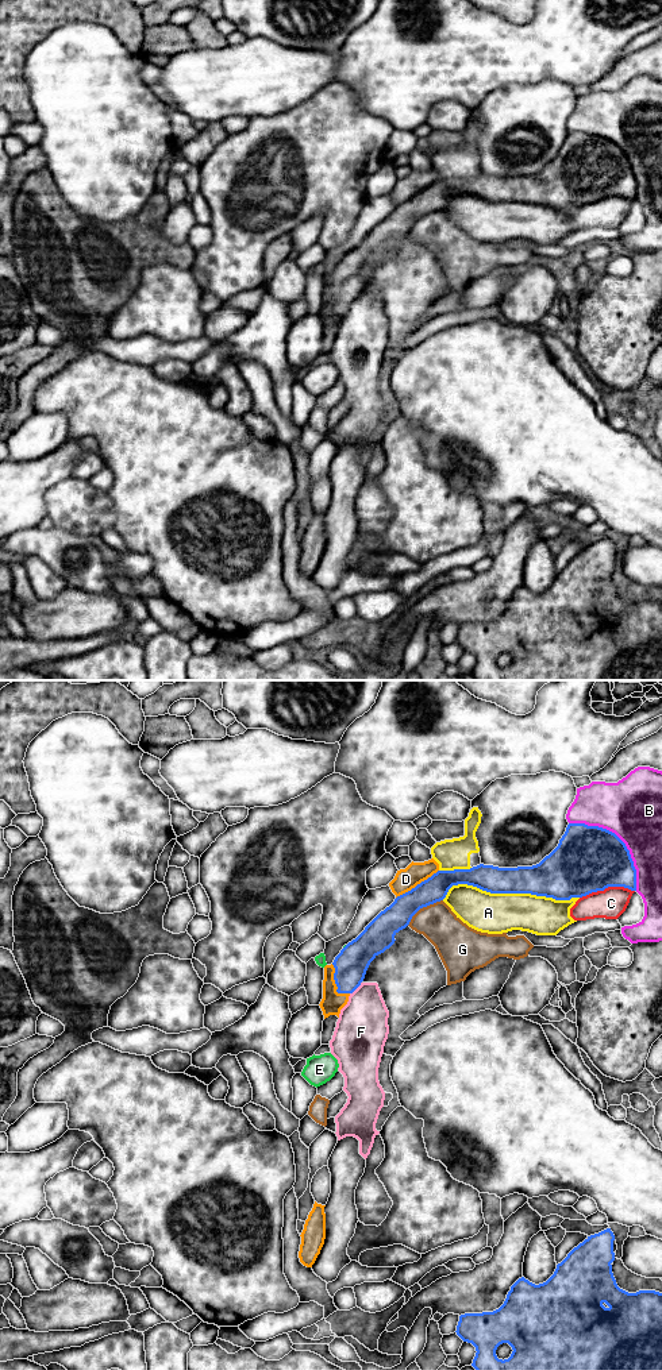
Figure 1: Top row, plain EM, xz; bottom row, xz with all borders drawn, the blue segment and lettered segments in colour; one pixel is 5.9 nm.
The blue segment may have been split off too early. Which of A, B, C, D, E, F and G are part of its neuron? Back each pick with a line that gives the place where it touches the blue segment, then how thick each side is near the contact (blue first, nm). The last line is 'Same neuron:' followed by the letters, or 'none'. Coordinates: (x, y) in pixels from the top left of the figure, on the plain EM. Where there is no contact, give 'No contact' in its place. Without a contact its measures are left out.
D: Touches blue at xz (418, 193). Thickness 160 nm (blue) against 130 nm
Same neuron: D

